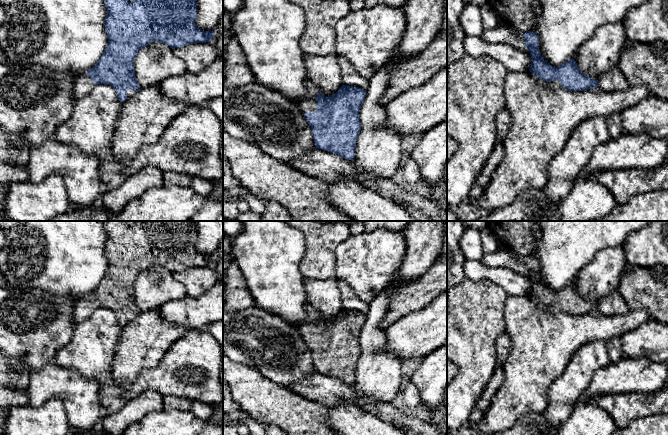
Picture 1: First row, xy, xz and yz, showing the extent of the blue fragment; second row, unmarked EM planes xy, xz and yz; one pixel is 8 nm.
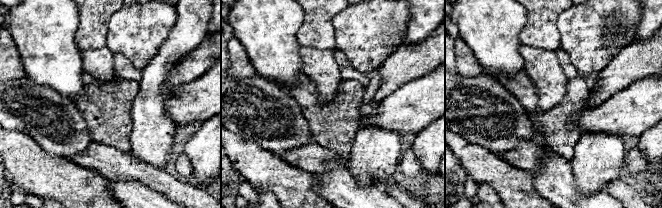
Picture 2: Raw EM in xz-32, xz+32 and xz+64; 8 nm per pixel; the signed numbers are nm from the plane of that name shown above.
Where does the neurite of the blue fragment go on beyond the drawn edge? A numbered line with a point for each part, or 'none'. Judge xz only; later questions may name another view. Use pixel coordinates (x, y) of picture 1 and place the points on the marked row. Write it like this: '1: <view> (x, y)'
1: xz (307, 104)

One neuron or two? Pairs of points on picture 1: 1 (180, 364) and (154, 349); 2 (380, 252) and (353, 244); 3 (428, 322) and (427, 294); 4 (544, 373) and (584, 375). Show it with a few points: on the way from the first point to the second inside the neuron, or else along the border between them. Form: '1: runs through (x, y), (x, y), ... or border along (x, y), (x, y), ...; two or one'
1: border along (179, 337), (155, 366), (144, 368); two
2: runs through (373, 252), (360, 251); one
3: border along (436, 297), (422, 308), (413, 310), (406, 315); two
4: border along (573, 354), (563, 372), (549, 388), (547, 394); two

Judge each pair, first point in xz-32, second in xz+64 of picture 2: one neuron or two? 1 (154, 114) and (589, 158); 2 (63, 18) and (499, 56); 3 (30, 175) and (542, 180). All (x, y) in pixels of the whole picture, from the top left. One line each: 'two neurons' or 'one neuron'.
1: one neuron
2: one neuron
3: two neurons

